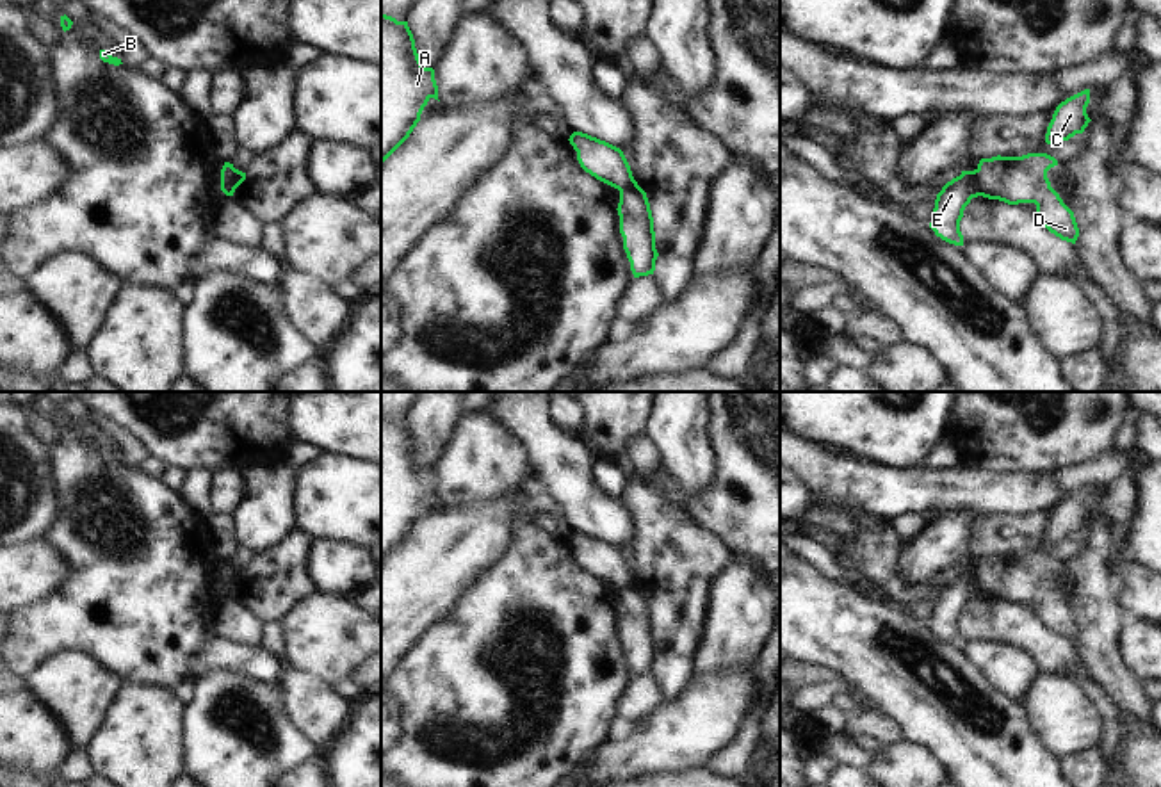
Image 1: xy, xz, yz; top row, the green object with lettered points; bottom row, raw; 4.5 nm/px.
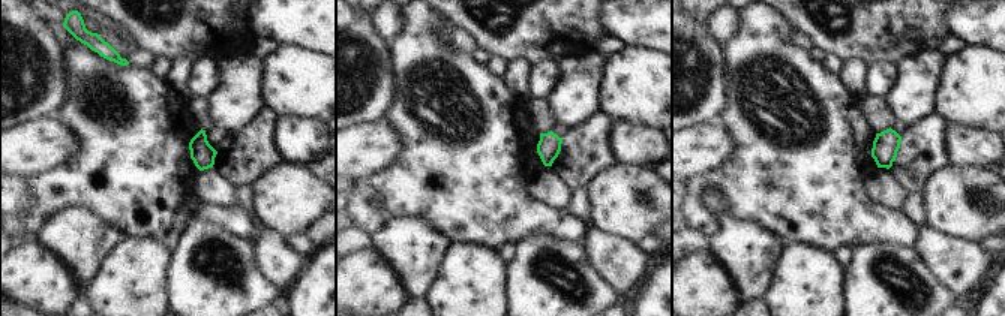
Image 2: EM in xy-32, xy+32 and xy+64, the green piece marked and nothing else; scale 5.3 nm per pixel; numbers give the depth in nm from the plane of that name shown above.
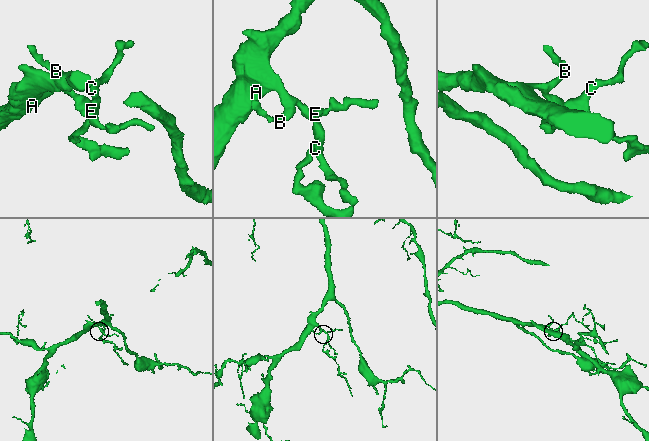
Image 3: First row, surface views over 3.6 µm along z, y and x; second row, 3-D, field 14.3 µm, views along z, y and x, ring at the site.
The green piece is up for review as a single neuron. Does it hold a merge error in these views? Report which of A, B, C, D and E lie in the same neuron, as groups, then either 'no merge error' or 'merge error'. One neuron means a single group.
A B E / C D | merge error

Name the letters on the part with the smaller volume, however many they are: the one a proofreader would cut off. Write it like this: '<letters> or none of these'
C, D

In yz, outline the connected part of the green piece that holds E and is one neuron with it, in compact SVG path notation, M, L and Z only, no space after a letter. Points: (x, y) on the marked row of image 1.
M962 171L960 176L947 182L937 194L933 219L930 228L942 240L963 246L963 235L960 231L960 221L965 207L972 198L979 196L978 171Z

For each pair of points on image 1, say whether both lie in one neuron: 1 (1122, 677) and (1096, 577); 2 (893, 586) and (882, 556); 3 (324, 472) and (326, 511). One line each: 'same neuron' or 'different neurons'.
1: same neuron
2: same neuron
3: same neuron

